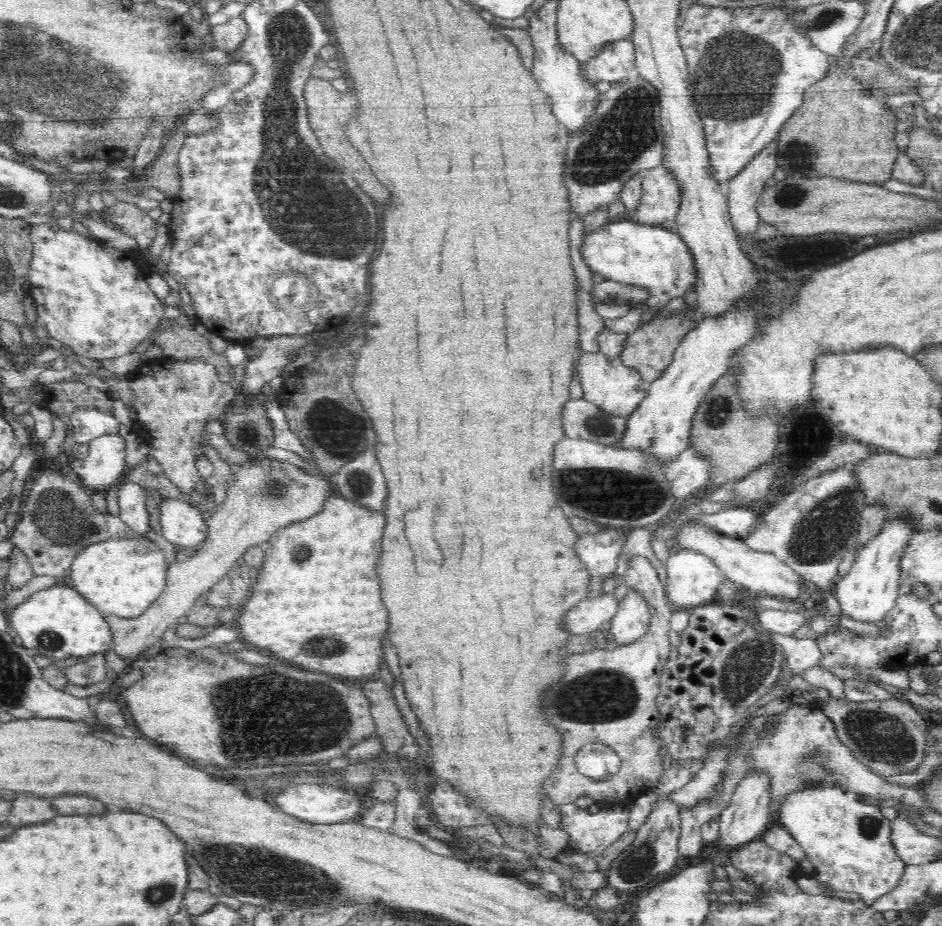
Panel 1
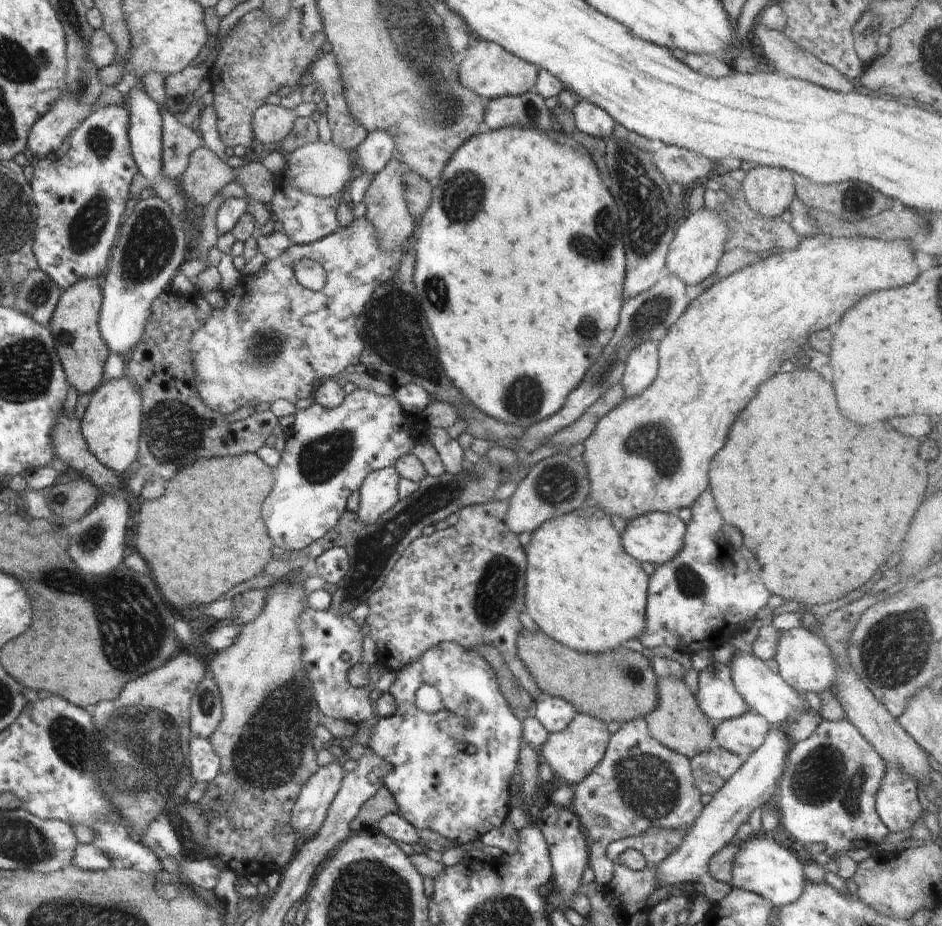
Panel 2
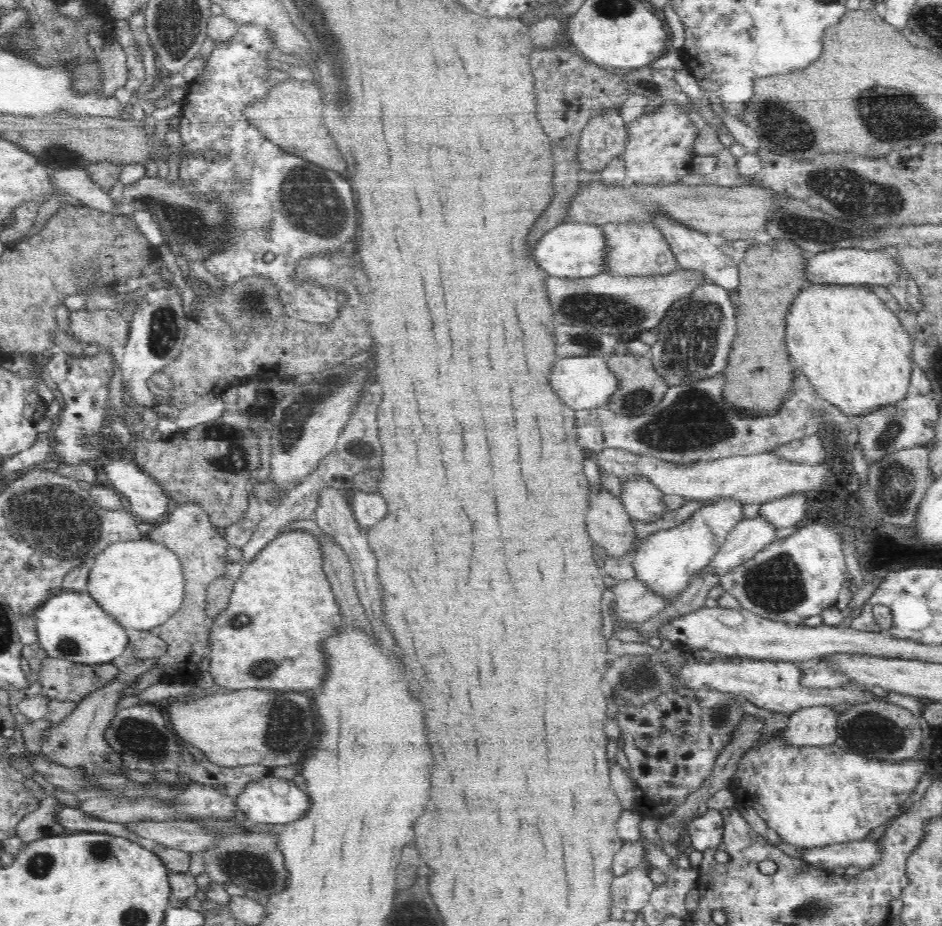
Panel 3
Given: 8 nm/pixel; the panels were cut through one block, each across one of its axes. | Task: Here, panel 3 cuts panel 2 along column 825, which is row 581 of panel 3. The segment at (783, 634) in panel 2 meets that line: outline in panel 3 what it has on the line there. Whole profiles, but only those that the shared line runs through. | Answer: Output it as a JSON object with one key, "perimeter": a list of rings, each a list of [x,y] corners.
{"perimeter":[[[731,498],[704,501],[704,506],[694,512],[686,522],[674,529],[662,530],[648,536],[634,552],[635,578],[643,582],[648,590],[661,596],[666,603],[673,602],[690,584],[694,574],[713,559],[732,529],[742,520],[742,505]]]}

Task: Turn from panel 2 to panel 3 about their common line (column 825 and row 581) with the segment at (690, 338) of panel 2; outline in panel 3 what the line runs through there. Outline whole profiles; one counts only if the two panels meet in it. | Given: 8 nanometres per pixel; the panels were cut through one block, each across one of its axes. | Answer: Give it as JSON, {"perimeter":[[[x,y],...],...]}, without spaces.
{"perimeter":[[[286,530],[281,533],[275,540],[272,540],[266,548],[262,548],[260,554],[245,564],[241,575],[235,580],[233,592],[229,598],[228,606],[224,611],[220,612],[218,616],[209,623],[209,647],[208,657],[210,658],[208,671],[214,679],[214,683],[220,686],[221,691],[229,690],[244,690],[250,688],[268,689],[272,690],[308,690],[308,688],[316,688],[320,684],[324,684],[322,678],[326,678],[326,666],[328,666],[328,658],[322,652],[320,642],[328,636],[338,634],[338,630],[344,628],[344,620],[340,616],[340,610],[336,606],[334,600],[333,590],[330,588],[331,582],[327,579],[326,573],[322,568],[322,553],[320,552],[321,542],[304,530]]]}

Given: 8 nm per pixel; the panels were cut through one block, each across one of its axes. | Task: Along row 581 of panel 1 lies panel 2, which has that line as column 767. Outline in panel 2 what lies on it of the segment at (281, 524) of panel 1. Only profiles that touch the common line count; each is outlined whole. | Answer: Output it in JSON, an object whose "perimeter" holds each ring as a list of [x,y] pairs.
{"perimeter":[[[756,165],[741,184],[748,206],[764,218],[780,217],[796,198],[793,173],[786,169]]]}

